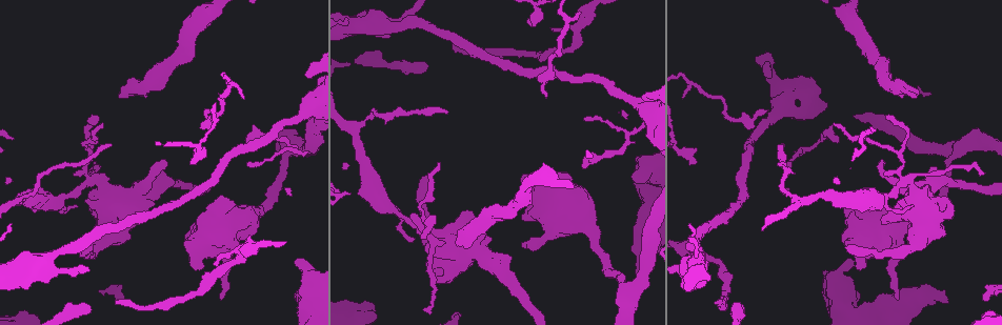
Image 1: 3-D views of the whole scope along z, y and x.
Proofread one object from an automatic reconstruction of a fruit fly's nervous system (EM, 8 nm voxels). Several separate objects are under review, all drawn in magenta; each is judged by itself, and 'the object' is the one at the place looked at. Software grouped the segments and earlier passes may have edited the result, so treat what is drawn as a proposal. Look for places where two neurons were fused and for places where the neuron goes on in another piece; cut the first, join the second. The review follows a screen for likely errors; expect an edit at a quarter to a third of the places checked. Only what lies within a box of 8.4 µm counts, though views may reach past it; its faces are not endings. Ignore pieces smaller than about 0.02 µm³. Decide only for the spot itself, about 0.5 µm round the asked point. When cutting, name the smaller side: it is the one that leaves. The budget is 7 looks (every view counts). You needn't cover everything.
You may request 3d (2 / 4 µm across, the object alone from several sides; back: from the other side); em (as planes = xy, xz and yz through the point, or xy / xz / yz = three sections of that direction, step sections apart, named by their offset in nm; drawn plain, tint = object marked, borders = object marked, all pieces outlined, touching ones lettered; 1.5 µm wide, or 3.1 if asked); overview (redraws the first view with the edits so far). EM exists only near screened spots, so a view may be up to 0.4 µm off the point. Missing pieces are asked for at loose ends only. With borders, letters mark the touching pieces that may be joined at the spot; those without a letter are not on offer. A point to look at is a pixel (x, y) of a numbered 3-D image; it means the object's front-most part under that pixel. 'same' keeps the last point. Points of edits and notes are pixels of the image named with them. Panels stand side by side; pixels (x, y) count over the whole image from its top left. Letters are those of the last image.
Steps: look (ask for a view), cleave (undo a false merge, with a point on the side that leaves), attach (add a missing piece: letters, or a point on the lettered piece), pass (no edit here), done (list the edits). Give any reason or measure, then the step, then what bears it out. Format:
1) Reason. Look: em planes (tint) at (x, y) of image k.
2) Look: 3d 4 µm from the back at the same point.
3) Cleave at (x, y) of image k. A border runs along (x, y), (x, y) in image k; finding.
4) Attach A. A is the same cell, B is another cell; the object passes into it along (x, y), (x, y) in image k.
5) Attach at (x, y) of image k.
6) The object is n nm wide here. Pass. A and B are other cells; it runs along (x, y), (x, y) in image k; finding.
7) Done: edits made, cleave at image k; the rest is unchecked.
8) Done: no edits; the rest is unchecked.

Branch stops here. Look: 3d 4 µm at (456, 243) of image 1.

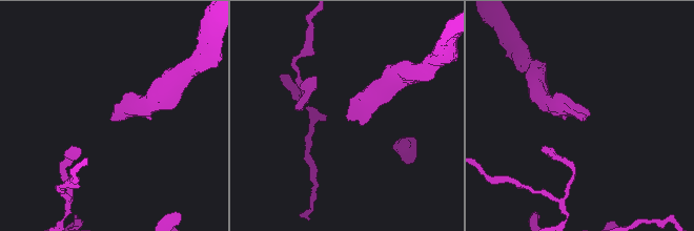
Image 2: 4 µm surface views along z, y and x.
Look: em planes (tint) at (581, 121) of image 2.

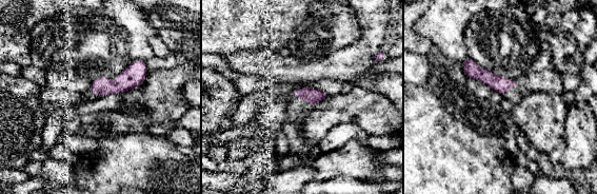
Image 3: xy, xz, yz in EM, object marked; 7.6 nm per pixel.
See the neighbours. Look: em planes (borders) at the same point.

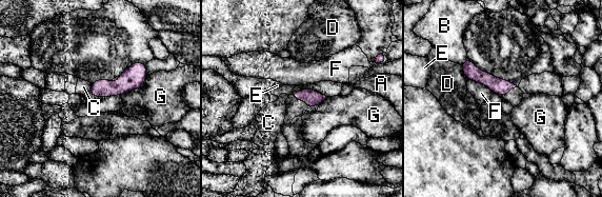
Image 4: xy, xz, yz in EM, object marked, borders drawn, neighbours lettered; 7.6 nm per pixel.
The longest contact is with G, 260 nm. Pass. A, B, C, D, E, F and G are other cells; no lettered piece goes on from it.

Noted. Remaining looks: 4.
Look: 3d 2 µm at (440, 164) of image 1.

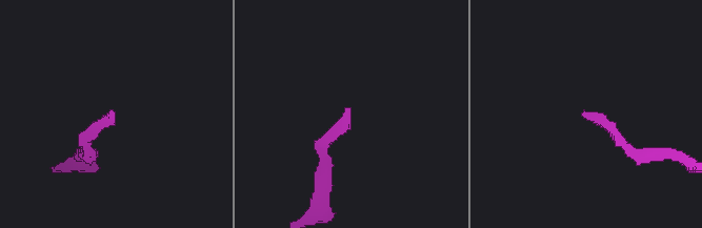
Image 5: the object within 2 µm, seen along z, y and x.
Need the tissue. Look: em xz step 8 (tint) at (115, 111) of image 5.

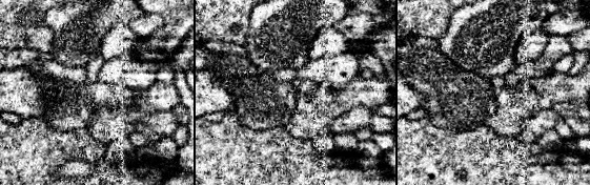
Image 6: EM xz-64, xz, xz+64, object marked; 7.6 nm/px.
Look: em planes (borders) at the same point.

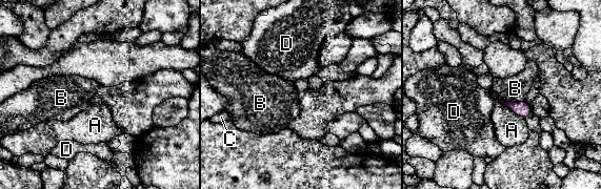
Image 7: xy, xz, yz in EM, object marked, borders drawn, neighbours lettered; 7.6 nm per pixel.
Pass. A, B, C and D are other cells; a border runs along (502, 105), (525, 119) in image 7; no lettered piece goes on from it.

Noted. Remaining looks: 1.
Done: no edits; the rest is unchecked.

